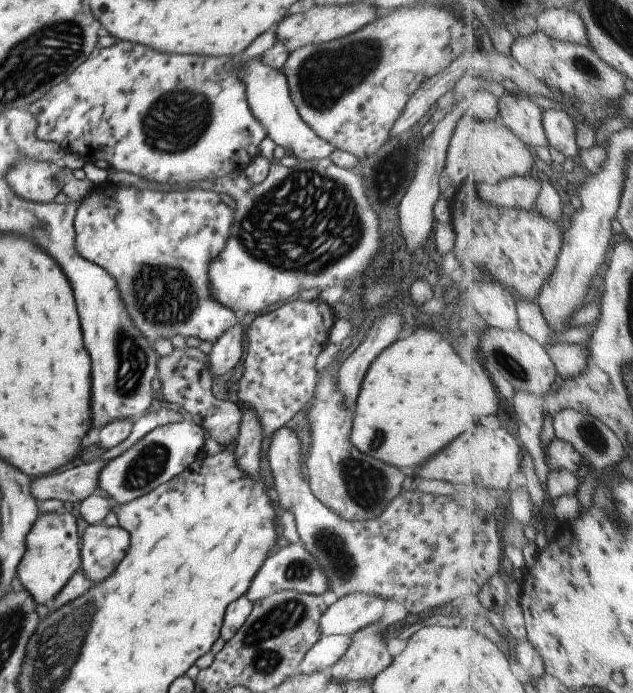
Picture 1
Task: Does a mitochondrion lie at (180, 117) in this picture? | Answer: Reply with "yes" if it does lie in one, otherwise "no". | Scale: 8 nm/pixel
yes

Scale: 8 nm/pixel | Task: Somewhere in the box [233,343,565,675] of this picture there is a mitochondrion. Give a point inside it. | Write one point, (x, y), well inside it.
(364, 484)

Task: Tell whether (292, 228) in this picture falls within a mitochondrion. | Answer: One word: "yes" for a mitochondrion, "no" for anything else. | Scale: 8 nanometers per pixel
yes

